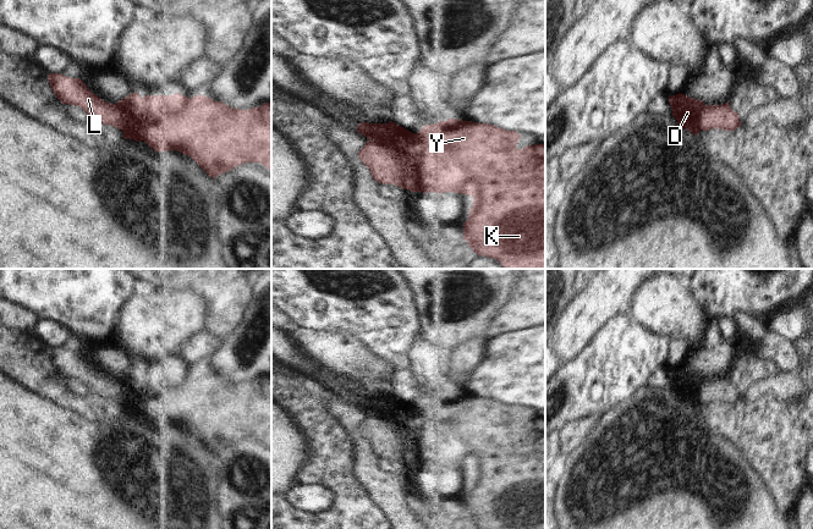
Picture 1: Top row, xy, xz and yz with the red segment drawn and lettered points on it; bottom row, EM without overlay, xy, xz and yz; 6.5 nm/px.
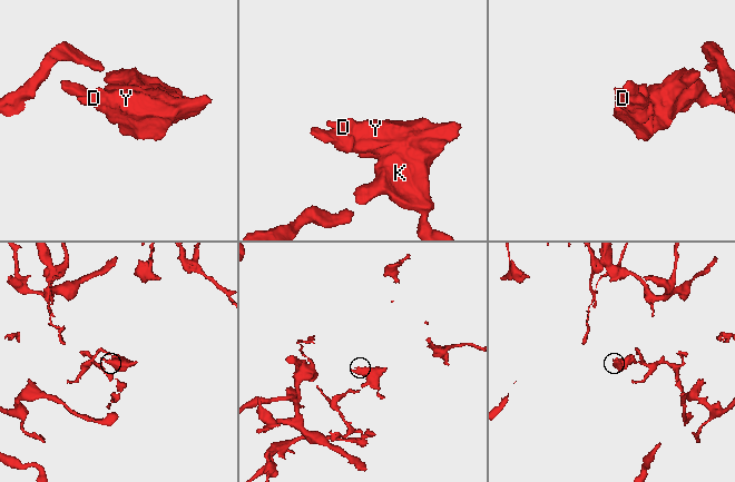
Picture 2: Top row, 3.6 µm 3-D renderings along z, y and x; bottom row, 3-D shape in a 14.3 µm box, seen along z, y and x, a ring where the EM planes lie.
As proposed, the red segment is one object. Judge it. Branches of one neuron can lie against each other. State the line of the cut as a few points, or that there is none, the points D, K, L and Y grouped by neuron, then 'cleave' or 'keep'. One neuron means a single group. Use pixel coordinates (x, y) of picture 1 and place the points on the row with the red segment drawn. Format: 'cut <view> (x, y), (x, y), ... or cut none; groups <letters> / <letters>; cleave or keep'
cut none; groups D K L Y; keep

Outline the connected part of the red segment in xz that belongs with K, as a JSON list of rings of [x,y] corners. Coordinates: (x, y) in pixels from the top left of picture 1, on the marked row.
[[[449,119],[424,125],[418,133],[389,123],[361,122],[356,130],[368,138],[358,151],[359,160],[378,183],[423,193],[454,192],[473,197],[468,220],[463,222],[463,238],[478,255],[496,259],[502,269],[545,269],[545,144],[517,149],[521,136],[490,123]]]

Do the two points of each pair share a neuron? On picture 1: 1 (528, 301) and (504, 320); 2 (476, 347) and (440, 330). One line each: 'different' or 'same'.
1: same
2: different

